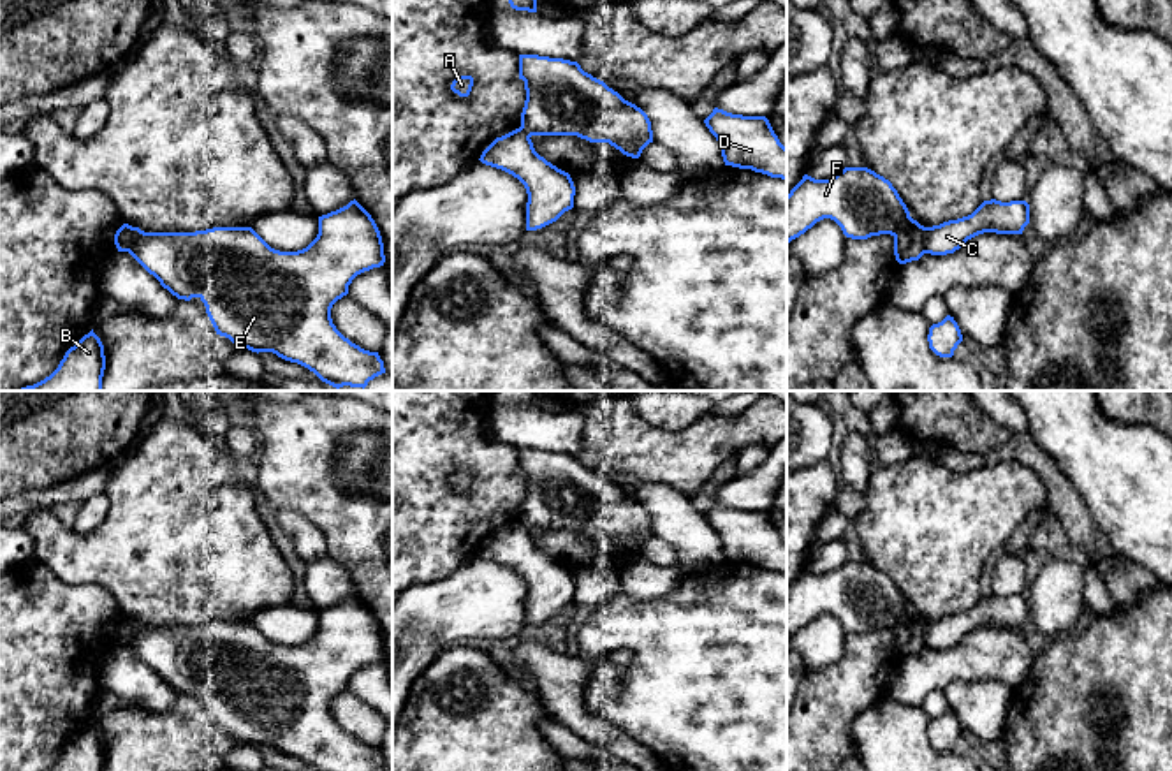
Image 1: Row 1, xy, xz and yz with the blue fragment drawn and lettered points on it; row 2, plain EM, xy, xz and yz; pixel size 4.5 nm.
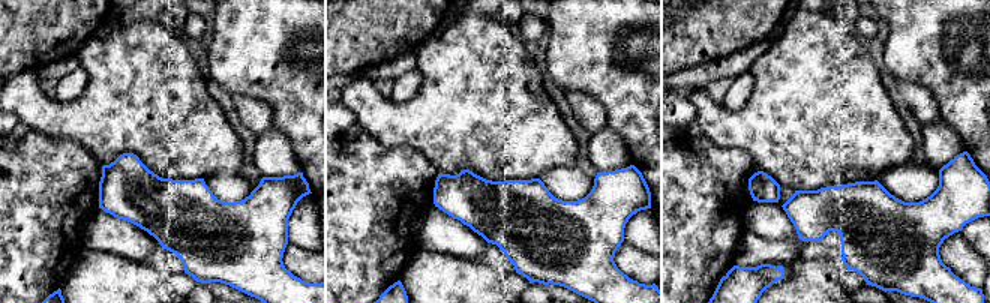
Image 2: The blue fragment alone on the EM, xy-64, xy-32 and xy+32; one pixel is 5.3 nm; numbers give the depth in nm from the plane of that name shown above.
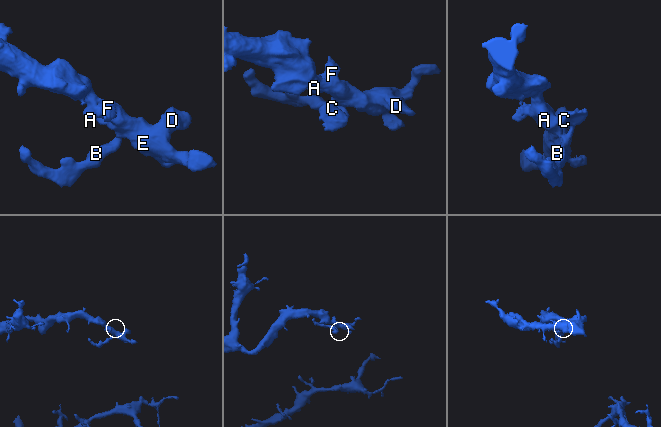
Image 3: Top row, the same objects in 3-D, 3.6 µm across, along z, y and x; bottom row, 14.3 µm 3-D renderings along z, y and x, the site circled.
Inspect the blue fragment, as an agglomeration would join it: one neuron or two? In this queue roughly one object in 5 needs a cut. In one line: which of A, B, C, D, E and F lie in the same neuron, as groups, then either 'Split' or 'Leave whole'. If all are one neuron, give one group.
Groups: A D E F / B C. Split

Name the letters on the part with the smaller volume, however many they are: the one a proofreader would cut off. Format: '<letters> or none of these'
B, C

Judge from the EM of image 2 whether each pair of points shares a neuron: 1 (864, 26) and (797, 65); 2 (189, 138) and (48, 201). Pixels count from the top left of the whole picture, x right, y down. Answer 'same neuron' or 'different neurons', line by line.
1: different neurons
2: different neurons

